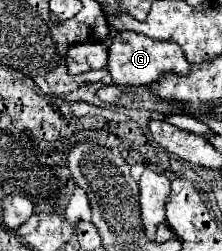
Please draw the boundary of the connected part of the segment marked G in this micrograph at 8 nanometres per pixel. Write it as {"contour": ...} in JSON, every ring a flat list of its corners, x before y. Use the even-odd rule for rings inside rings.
{"contour":[[120,32,118,38,114,38,110,50,108,50,108,72,112,76,114,84,120,86,146,86,152,82,158,82,158,76,164,72,174,74,186,74,190,64,184,58,184,52,174,42,162,42,148,38,138,32]]}

